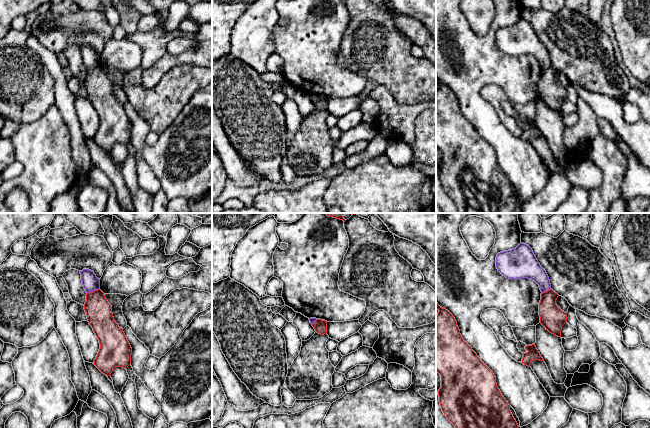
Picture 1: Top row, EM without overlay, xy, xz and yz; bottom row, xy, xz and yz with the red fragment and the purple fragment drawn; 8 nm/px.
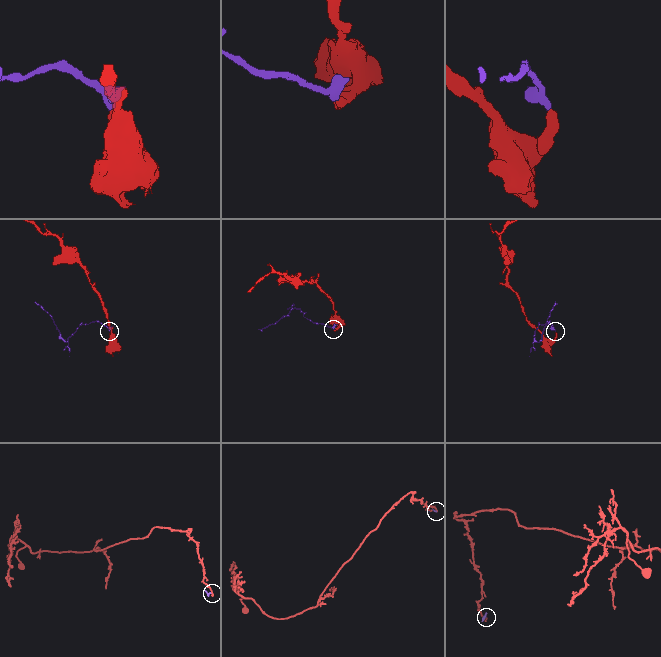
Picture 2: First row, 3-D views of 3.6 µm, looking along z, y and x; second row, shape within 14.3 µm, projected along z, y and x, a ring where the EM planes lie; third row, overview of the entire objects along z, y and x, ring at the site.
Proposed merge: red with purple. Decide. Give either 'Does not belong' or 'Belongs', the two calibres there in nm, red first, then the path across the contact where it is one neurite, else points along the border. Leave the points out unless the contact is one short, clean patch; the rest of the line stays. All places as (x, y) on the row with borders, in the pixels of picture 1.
Does not belong. Thickness 200 nm (red) against 130 nm. Boundary: xy (99, 288), (87, 293)

